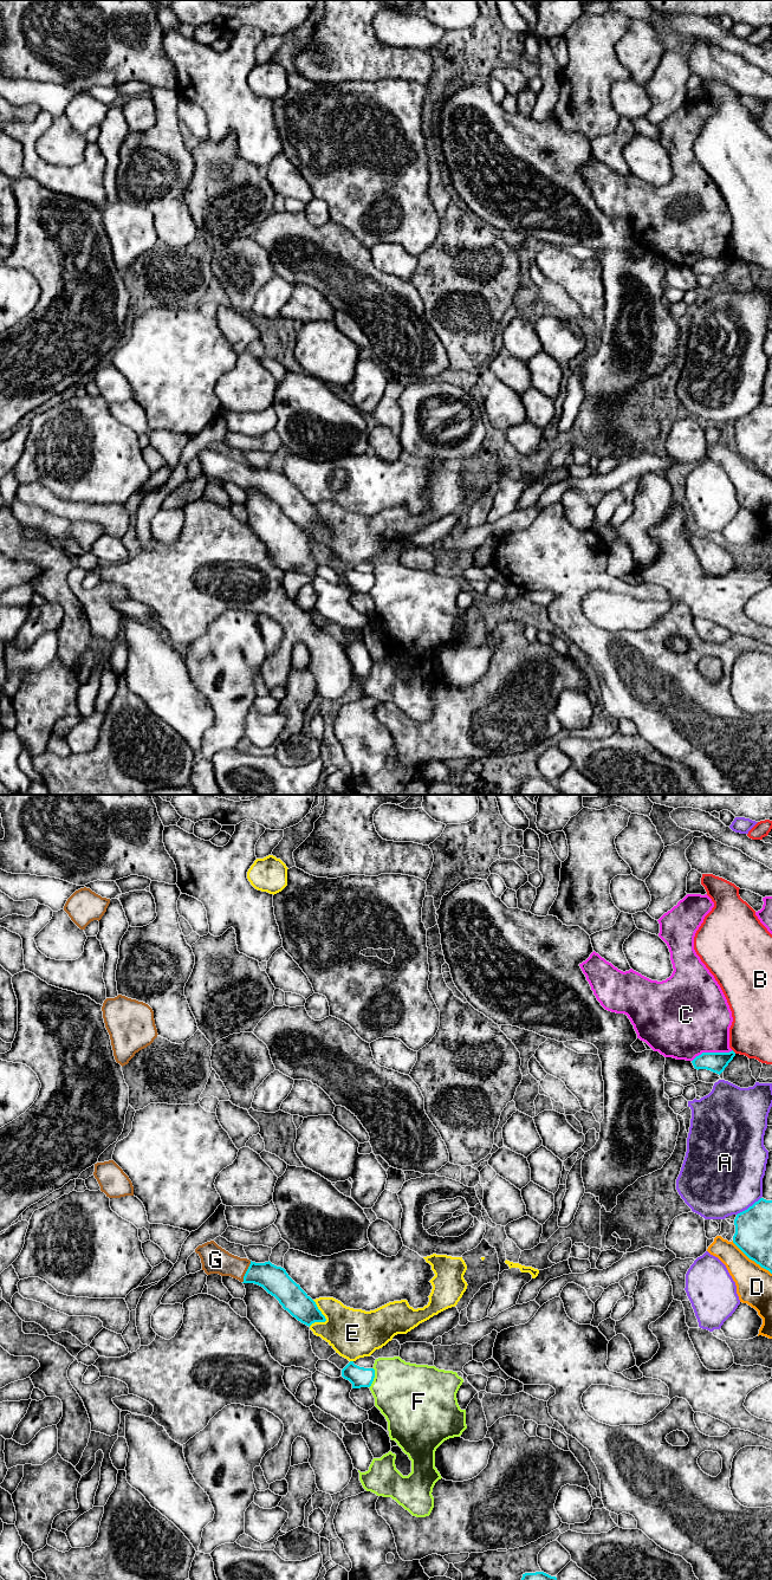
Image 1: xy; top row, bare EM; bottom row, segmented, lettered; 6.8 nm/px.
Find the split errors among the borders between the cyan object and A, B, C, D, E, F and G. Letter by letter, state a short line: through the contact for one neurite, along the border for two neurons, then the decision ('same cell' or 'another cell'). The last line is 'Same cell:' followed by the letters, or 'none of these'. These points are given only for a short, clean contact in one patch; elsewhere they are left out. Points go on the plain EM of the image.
A: another cell
B: another cell
C: another cell
D: another cell
E: another cell
F: another cell
G: xy (274, 485), (264, 479), (246, 477), (215, 465) | same cell
Same cell: G

